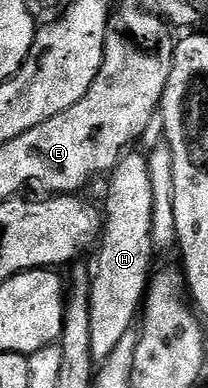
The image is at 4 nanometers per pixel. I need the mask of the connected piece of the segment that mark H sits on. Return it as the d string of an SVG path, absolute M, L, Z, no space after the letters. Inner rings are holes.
M129 152L110 172L108 199L102 202L102 237L98 242L100 255L96 270L91 271L90 296L90 348L93 363L103 363L118 348L121 340L129 337L131 328L142 310L144 295L148 293L153 273L151 238L151 209L154 197L151 192L150 168L143 153Z

